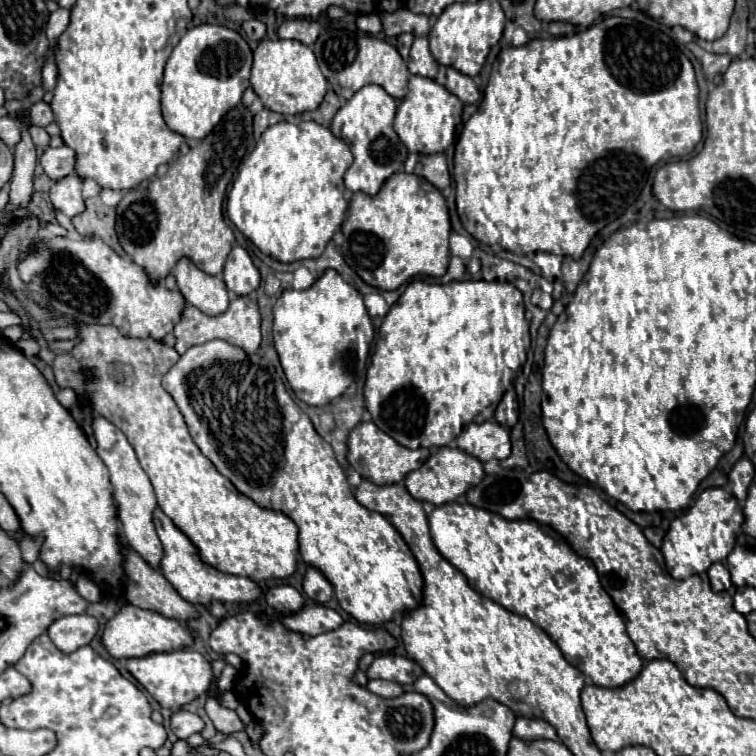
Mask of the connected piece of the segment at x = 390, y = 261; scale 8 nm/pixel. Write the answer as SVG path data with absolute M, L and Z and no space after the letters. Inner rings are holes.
M397 172L385 180L375 196L355 192L349 204L349 216L341 226L345 242L341 246L345 262L371 286L381 290L397 290L415 276L443 276L449 264L449 212L441 192L421 176Z

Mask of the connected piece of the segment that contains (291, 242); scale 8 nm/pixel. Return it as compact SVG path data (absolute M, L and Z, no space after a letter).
M277 122L263 132L255 150L241 162L231 192L227 194L227 216L239 232L267 256L281 262L317 258L323 254L327 242L345 220L347 200L343 174L351 162L353 154L347 142L333 136L329 128L317 122Z

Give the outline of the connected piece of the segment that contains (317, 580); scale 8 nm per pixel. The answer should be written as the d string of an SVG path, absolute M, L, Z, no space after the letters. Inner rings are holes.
M309 566L307 574L305 574L303 590L305 590L305 594L307 594L313 602L317 602L317 604L323 604L323 602L327 602L327 600L333 596L333 586L331 586L331 582L323 576L321 570L317 570L317 568L313 568L313 566Z

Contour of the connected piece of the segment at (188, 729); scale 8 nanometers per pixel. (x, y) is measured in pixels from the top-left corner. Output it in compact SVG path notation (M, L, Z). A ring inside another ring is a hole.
M177 710L173 712L171 716L171 732L177 736L177 738L189 738L191 734L195 732L201 732L203 730L203 720L193 714L193 712L187 712L187 710Z

